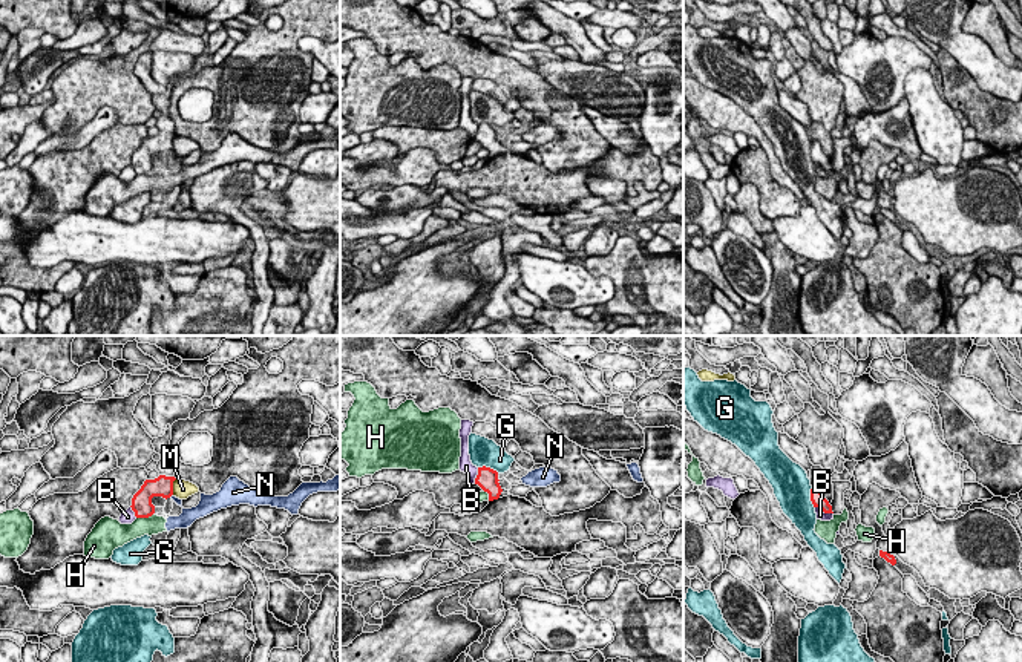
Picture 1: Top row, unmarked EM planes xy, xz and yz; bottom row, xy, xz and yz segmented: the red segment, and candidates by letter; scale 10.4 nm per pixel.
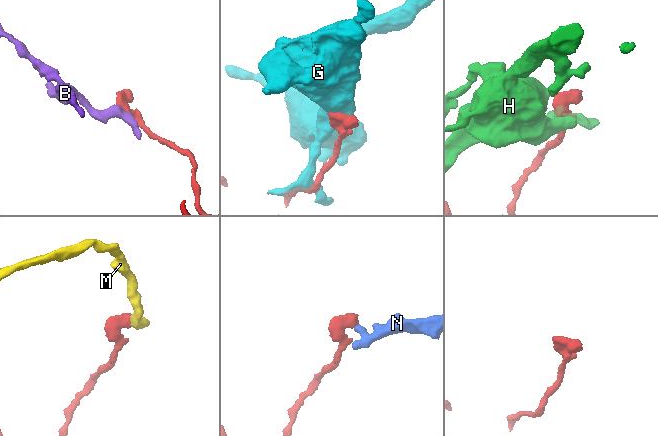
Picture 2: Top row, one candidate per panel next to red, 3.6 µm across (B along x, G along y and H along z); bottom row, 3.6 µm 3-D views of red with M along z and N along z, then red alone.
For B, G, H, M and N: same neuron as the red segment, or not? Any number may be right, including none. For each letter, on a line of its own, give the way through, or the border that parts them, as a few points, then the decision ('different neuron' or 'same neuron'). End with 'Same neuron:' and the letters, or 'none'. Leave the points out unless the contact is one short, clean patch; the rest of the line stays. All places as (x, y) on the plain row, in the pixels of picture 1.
B: border along yz (815, 163), (832, 170); different neuron
G: different neuron
H: different neuron
M: different neuron
N: different neuron
Same neuron: none

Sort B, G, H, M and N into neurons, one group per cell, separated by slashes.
B / G / H N / M

